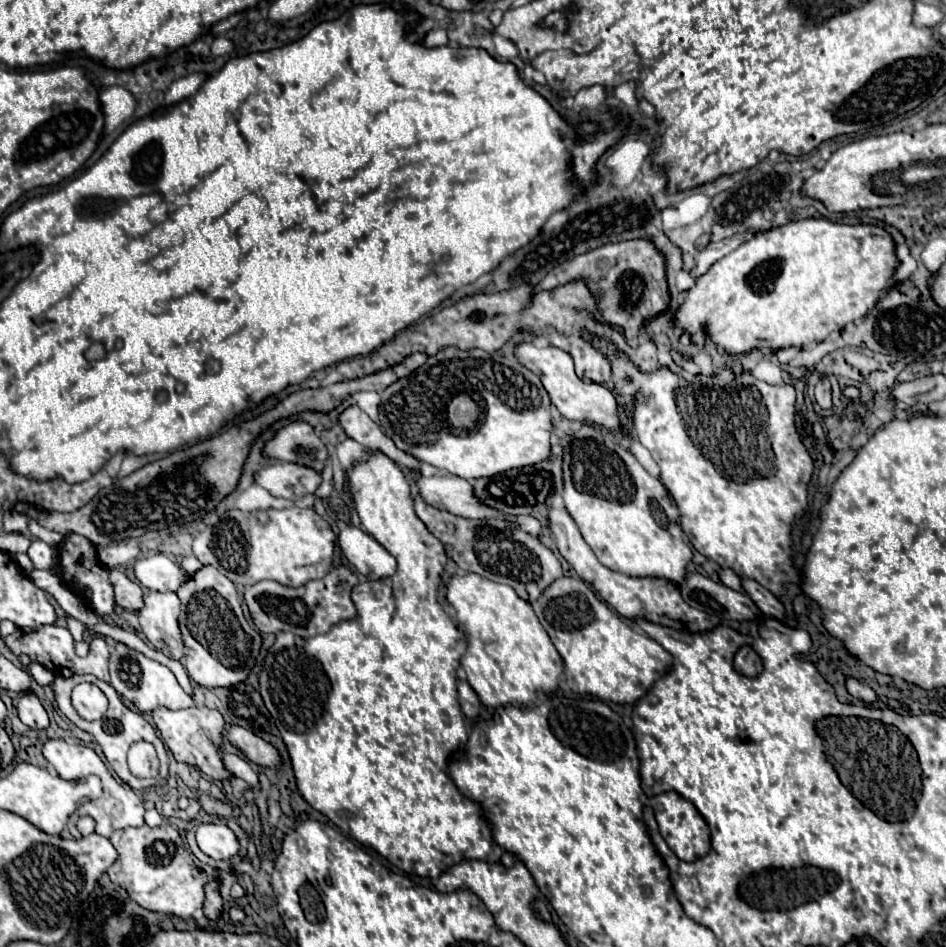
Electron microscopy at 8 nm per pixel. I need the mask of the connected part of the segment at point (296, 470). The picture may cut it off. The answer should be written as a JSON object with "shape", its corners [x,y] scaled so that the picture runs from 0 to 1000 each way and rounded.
{"shape":[[[289,488],[282,494],[274,496],[270,501],[270,507],[278,515],[282,515],[289,524],[312,530],[314,526],[333,522],[333,517],[339,511],[339,501],[318,490]]]}

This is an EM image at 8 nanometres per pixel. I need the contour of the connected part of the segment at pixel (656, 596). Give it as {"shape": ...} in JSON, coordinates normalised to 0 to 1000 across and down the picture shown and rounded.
{"shape":[[[582,536],[580,539],[580,555],[582,555],[582,564],[589,572],[589,579],[593,583],[593,587],[608,600],[608,604],[618,612],[623,615],[633,627],[635,631],[648,640],[656,650],[665,653],[665,655],[671,655],[671,653],[680,653],[680,655],[686,655],[686,657],[692,657],[692,659],[701,659],[701,661],[707,661],[711,665],[720,665],[720,667],[747,667],[749,663],[756,663],[762,659],[762,655],[758,650],[749,650],[741,644],[735,644],[730,642],[728,638],[724,638],[724,634],[720,634],[720,625],[716,621],[716,617],[707,615],[707,612],[699,612],[699,610],[665,610],[665,608],[659,608],[654,604],[648,604],[644,602],[642,598],[637,598],[627,581],[623,579],[623,574],[616,570],[610,553],[606,551],[606,547],[597,541],[597,539],[589,539],[589,536]]]}

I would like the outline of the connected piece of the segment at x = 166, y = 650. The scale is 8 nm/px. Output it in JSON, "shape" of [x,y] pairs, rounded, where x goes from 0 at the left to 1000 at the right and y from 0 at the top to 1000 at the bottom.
{"shape":[[[155,625],[153,642],[147,644],[149,665],[174,693],[191,697],[196,682],[189,667],[189,631],[185,625]]]}

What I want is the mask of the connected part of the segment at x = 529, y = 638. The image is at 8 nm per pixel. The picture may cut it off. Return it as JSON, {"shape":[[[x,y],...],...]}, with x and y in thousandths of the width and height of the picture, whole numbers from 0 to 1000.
{"shape":[[[504,606],[479,608],[473,617],[473,634],[483,644],[483,661],[496,674],[487,703],[494,720],[513,746],[547,743],[549,748],[557,748],[570,731],[585,733],[589,729],[595,712],[595,695],[580,676],[563,640],[549,631],[542,621]]]}

